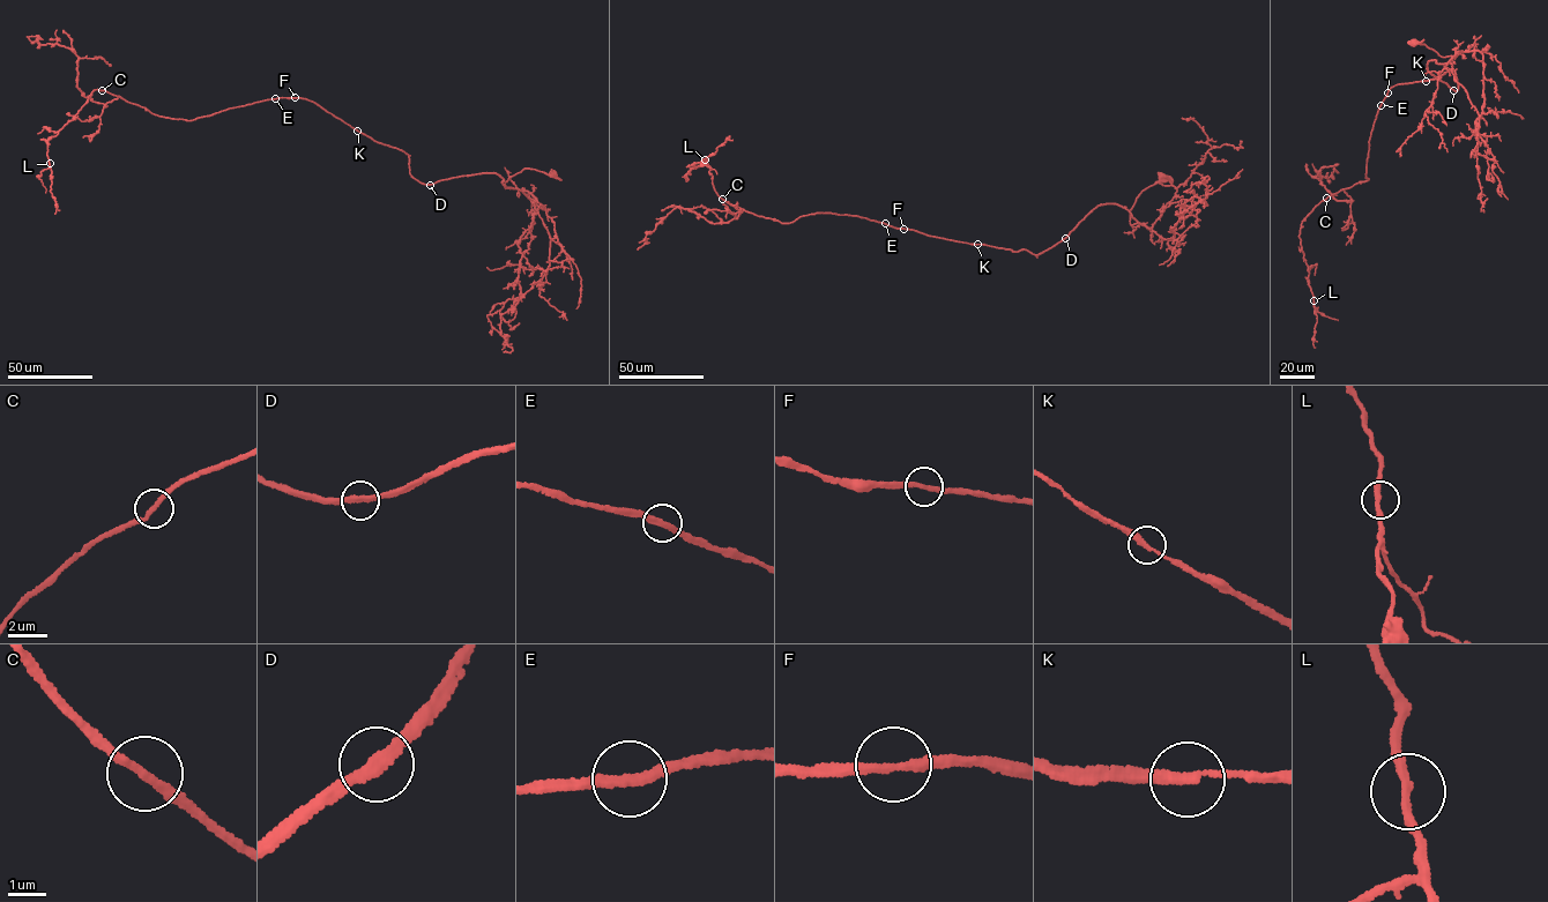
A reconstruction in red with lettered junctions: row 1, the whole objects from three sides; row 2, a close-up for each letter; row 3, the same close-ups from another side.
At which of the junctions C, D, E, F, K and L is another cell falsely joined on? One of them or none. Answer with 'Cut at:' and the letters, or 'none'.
Cut at: none

